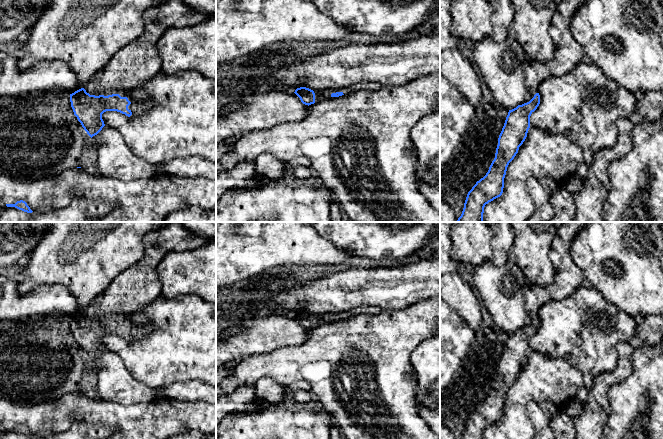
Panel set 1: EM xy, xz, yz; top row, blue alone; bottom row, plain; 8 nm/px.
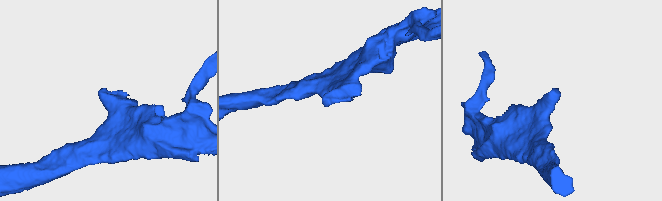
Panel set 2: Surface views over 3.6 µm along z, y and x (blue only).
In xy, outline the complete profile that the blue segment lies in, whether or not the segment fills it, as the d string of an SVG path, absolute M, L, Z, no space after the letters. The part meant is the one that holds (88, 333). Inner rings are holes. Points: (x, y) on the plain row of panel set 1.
M170 222L158 230L148 233L143 239L143 257L121 272L105 290L91 301L83 312L70 318L74 339L87 358L92 362L102 354L105 350L102 338L106 335L117 335L128 341L149 335L153 330L152 323L148 321L136 328L132 322L132 315L161 295L161 283L156 274L157 265L170 252L194 250L209 241L209 239L187 230L181 222Z

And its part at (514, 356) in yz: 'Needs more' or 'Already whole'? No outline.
Needs more

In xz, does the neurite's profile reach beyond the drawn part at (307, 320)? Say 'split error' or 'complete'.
split error

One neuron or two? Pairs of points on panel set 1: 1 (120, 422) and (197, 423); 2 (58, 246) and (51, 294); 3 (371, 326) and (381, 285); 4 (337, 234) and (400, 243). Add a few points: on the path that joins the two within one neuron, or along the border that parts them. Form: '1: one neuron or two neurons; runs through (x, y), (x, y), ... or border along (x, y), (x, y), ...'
1: one neuron; runs through (139, 422), (178, 422)
2: two neurons; border along (31, 290), (40, 285), (62, 284), (73, 295)
3: two neurons; border along (404, 307), (401, 309), (381, 310)
4: one neuron; runs through (353, 234), (384, 234)

